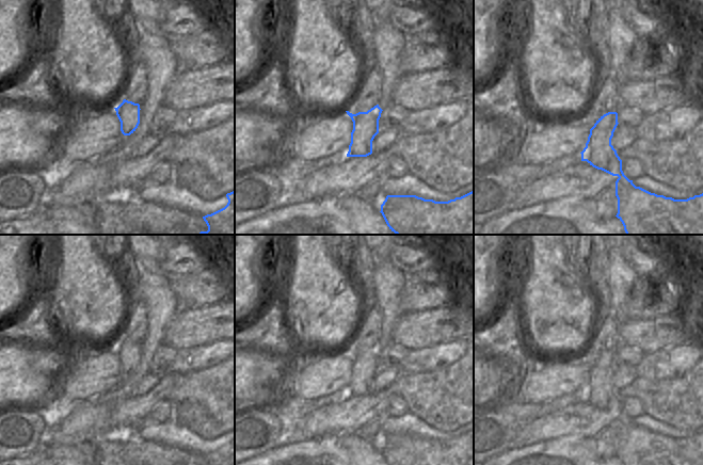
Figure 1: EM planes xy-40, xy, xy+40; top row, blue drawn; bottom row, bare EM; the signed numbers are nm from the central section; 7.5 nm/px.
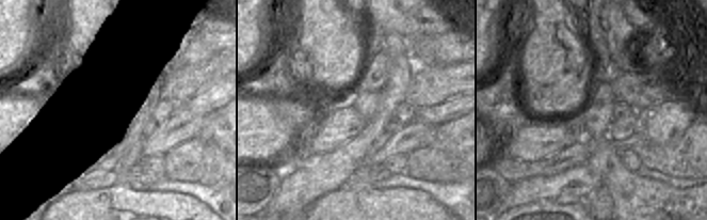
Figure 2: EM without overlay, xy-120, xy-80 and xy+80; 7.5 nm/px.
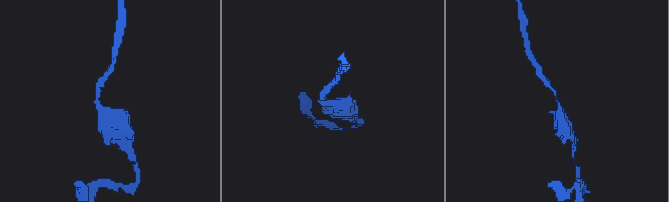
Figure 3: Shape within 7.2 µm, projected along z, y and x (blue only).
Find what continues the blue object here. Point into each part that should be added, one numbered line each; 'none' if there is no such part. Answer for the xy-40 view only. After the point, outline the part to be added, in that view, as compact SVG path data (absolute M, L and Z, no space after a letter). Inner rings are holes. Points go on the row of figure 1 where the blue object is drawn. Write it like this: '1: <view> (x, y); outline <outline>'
none

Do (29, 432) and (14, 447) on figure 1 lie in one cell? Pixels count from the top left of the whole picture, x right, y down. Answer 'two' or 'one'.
one

